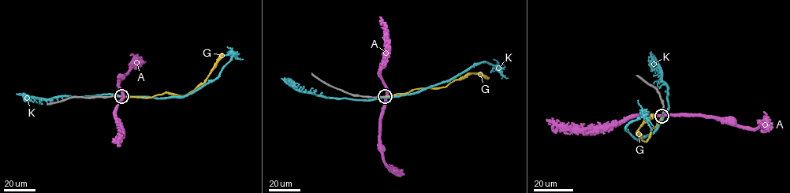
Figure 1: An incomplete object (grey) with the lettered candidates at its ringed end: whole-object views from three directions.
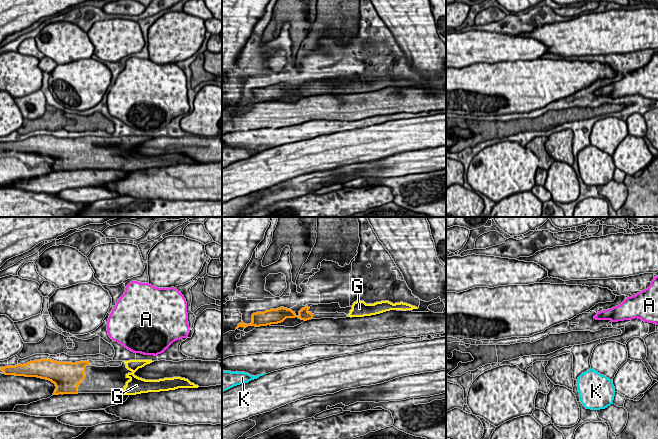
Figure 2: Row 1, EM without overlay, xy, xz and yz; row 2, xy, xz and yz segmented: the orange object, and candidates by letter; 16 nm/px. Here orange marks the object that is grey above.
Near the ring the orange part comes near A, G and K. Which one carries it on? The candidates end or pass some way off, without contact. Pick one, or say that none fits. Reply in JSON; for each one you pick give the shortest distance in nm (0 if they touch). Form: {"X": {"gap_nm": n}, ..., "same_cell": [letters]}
{"G": {"gap_nm": 600}, "same_cell": ["G"]}

